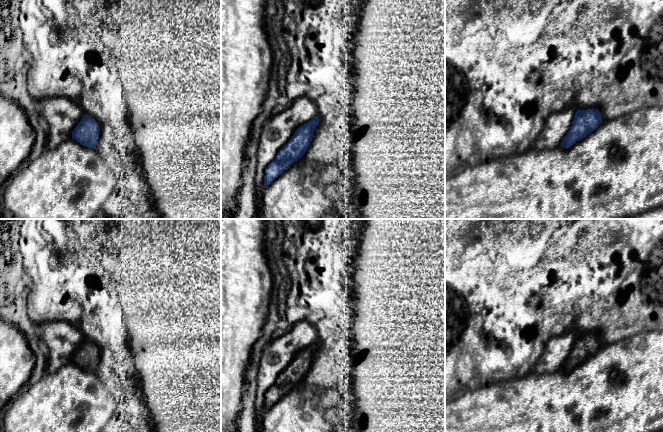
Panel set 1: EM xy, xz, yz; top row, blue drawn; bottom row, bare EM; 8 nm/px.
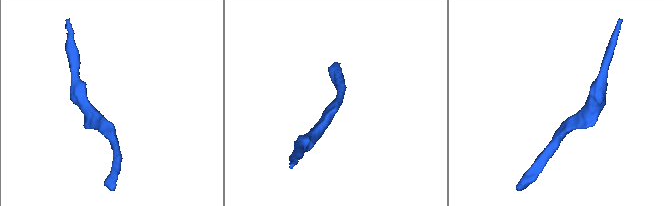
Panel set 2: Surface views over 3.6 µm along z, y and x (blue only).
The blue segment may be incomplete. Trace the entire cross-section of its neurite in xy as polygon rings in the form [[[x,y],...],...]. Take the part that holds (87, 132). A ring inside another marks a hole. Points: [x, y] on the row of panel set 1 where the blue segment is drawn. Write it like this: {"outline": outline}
{"outline": [[[84,114],[81,121],[72,132],[72,139],[83,146],[96,149],[99,134],[99,123],[94,118]]]}

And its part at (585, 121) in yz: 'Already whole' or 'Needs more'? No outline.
Already whole

